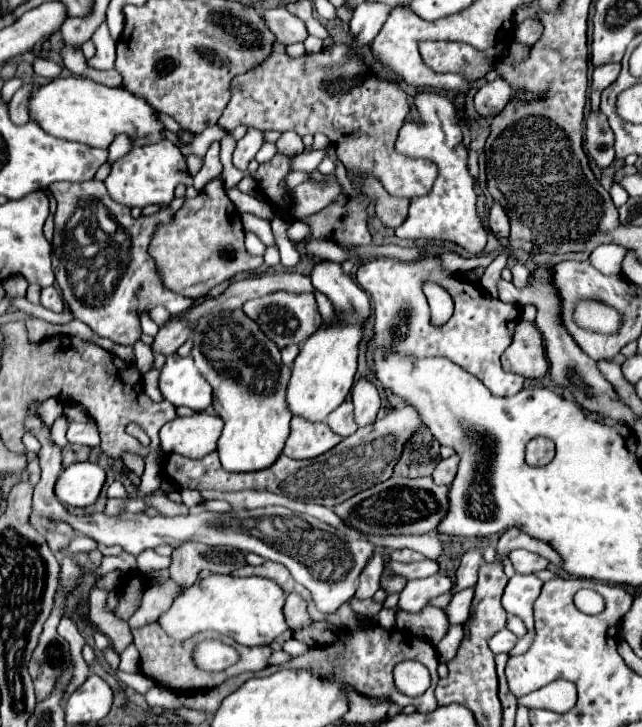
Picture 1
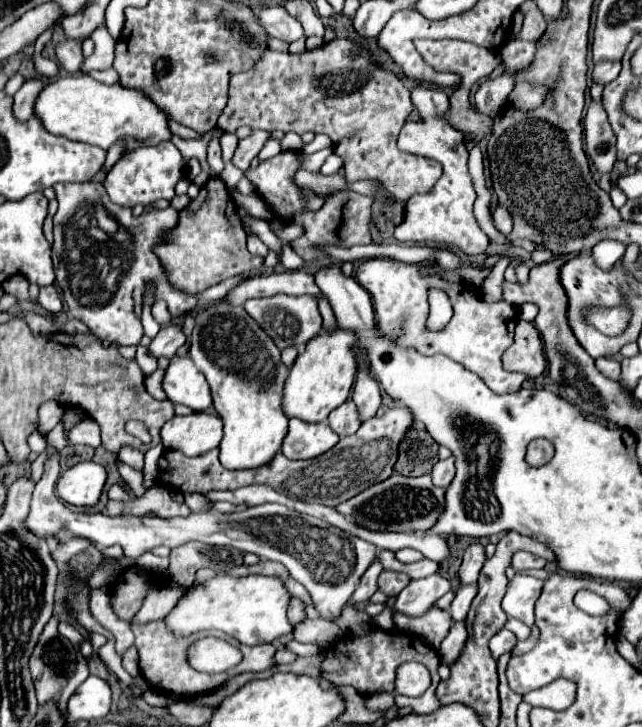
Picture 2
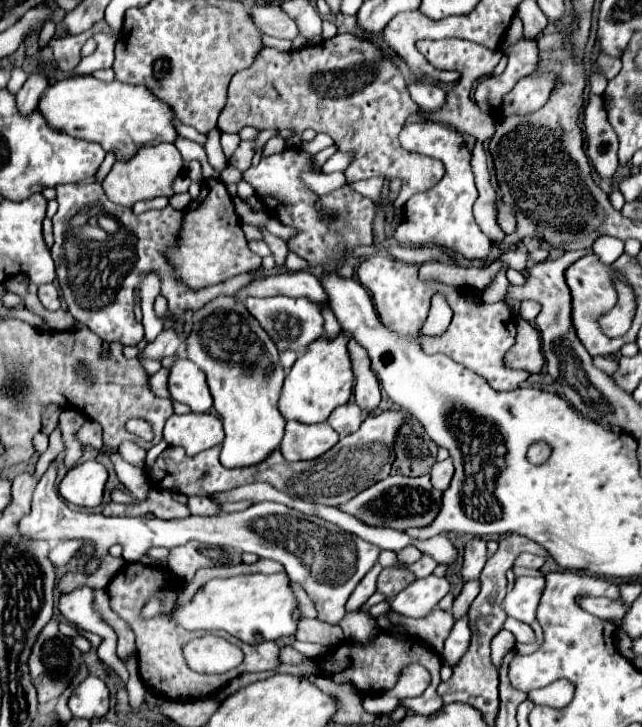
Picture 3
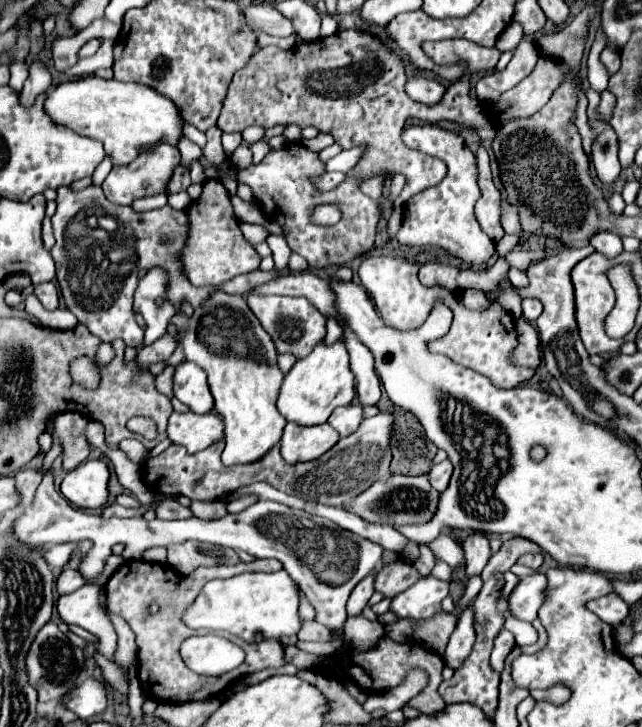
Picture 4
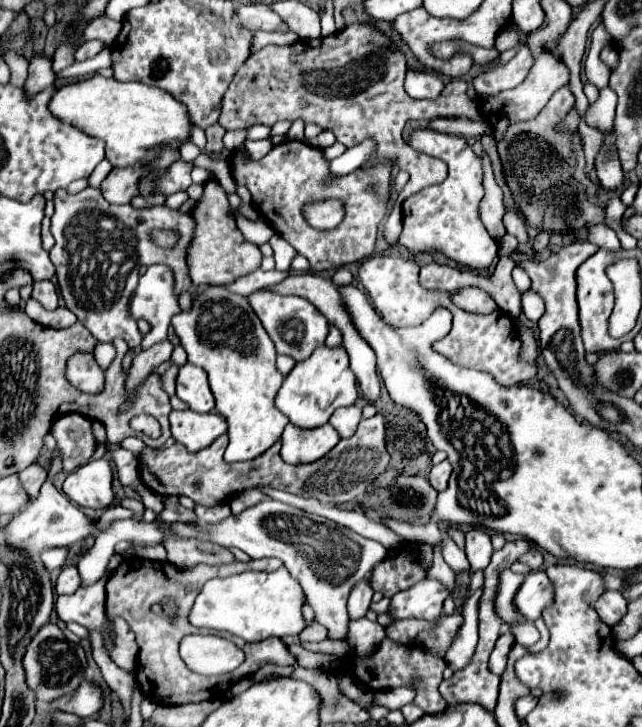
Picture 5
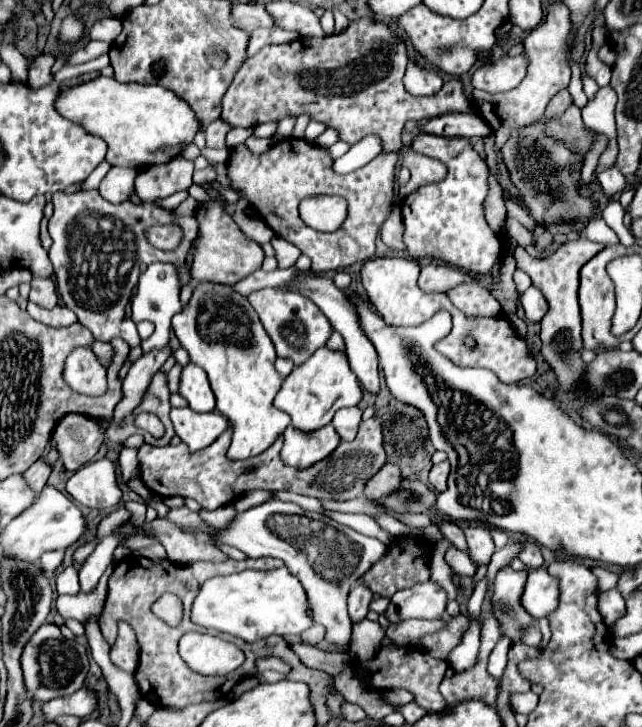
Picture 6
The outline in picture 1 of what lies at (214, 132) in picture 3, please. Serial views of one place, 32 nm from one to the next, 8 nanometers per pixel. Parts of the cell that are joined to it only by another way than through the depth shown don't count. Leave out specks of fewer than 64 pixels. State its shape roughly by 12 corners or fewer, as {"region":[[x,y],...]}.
{"region":[[212,142],[202,170],[194,176],[200,190],[210,178],[220,176],[220,142]]}

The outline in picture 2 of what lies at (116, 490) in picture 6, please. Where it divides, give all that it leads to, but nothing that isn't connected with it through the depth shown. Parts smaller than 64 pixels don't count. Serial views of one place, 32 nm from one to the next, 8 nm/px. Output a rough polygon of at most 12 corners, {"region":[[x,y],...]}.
{"region":[[90,460],[68,468],[56,490],[72,506],[96,506],[104,466]]}

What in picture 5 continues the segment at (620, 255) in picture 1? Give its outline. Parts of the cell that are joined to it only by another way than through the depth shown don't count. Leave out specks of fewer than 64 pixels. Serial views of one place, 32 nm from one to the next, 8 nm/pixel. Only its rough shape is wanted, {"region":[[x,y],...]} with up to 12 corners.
{"region":[[588,226],[588,240],[600,248],[620,248],[616,232]]}

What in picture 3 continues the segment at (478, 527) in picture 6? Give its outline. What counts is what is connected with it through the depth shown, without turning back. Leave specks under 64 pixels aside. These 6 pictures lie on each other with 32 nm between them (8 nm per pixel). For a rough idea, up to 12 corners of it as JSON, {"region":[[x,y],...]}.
{"region":[[476,536],[464,546],[464,580],[480,576],[488,560],[486,540]]}

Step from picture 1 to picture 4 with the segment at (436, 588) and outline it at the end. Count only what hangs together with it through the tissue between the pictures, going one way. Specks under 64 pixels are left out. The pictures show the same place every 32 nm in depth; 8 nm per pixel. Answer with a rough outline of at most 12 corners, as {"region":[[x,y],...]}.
{"region":[[426,576],[392,598],[398,618],[432,618],[448,584]]}

